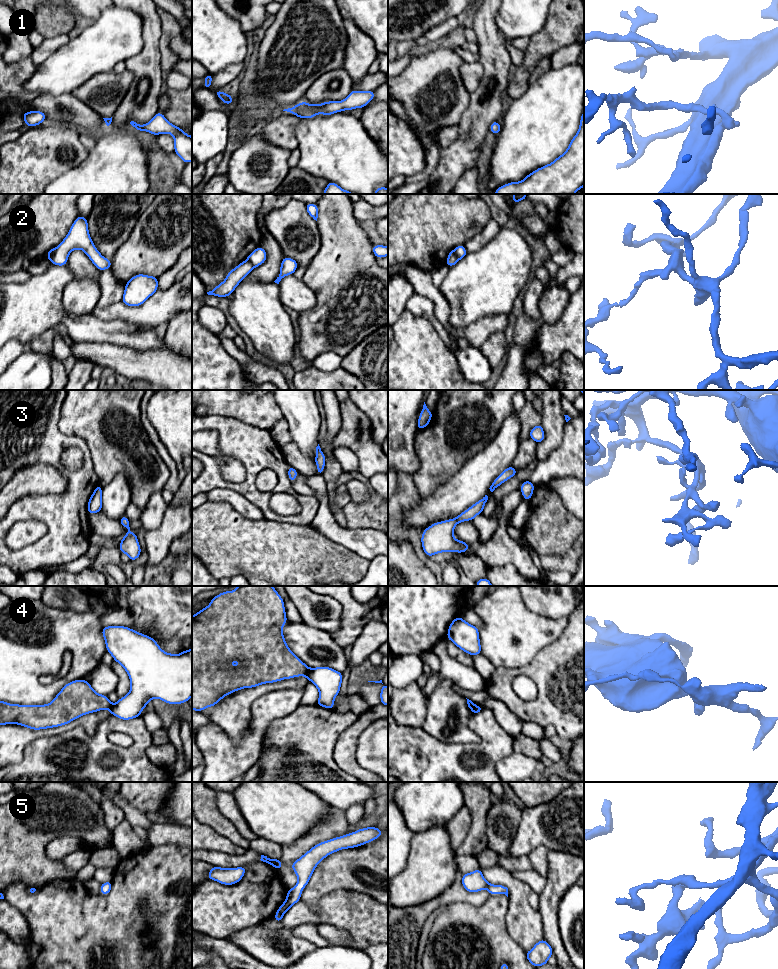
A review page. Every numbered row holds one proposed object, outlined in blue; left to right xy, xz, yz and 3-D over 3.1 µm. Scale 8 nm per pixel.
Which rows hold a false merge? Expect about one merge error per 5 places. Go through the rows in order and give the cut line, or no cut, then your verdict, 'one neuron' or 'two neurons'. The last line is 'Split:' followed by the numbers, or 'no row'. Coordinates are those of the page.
1: no cut; one neuron
2: cut in yz along (454, 249), (454, 252), (460, 258); two neurons
3: no cut; one neuron
4: cut in xz along (309, 668), (305, 676); two neurons
5: no cut; one neuron
Split: 2, 4

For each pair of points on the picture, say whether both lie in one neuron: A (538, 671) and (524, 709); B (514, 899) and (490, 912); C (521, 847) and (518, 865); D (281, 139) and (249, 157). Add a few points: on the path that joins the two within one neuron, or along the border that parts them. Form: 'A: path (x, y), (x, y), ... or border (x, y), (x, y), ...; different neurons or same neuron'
A: path (542, 682), (542, 697), (535, 704); same neuron
B: border (508, 897), (505, 926); different neurons
C: border (510, 855), (527, 856); different neurons
D: border (248, 139), (260, 135), (266, 141), (290, 150); different neurons

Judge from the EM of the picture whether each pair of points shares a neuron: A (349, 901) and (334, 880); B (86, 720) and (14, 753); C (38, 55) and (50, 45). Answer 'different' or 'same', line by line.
A: different
B: same
C: same

